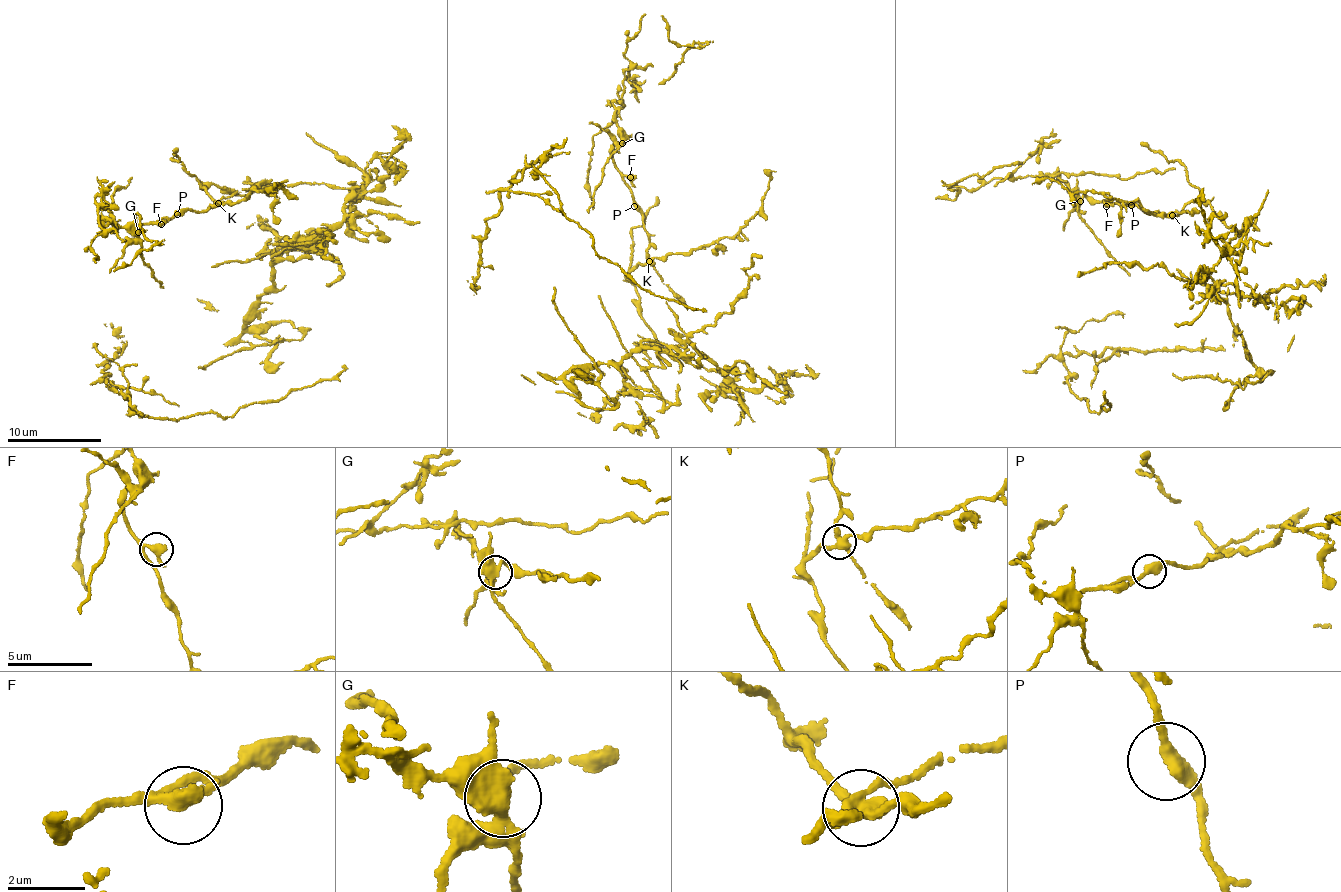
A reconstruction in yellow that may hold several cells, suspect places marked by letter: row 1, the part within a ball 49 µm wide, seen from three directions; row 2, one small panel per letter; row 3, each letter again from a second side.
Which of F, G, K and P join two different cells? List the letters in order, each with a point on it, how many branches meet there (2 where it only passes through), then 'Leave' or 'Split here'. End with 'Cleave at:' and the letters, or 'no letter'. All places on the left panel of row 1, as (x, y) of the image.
F: Place: (161, 224). Branches: 3. Leave
G: Place: (138, 232). Branches: 3. Split here
K: Place: (218, 203). Branches: 4. Split here
P: Place: (177, 214). Branches: 2. Leave
Cleave at: G, K

